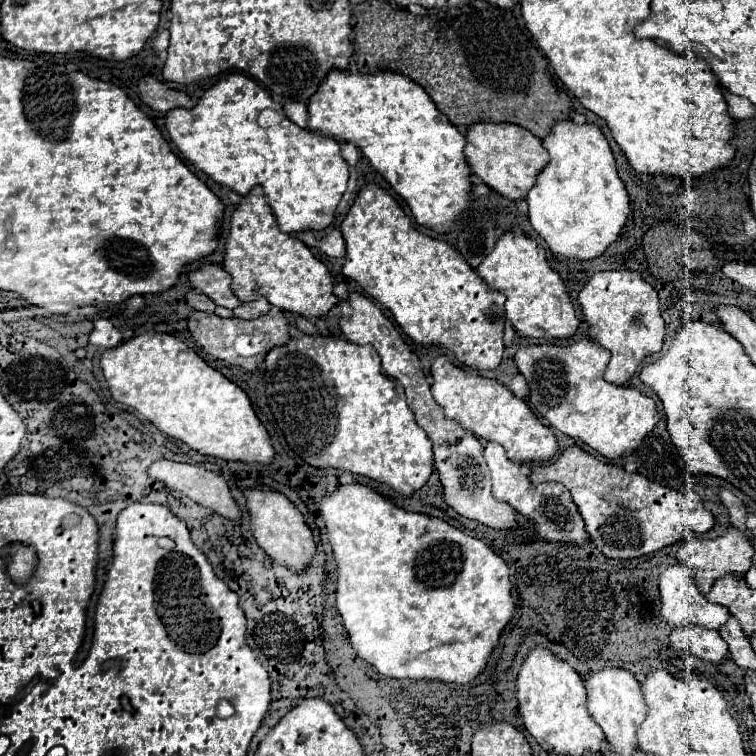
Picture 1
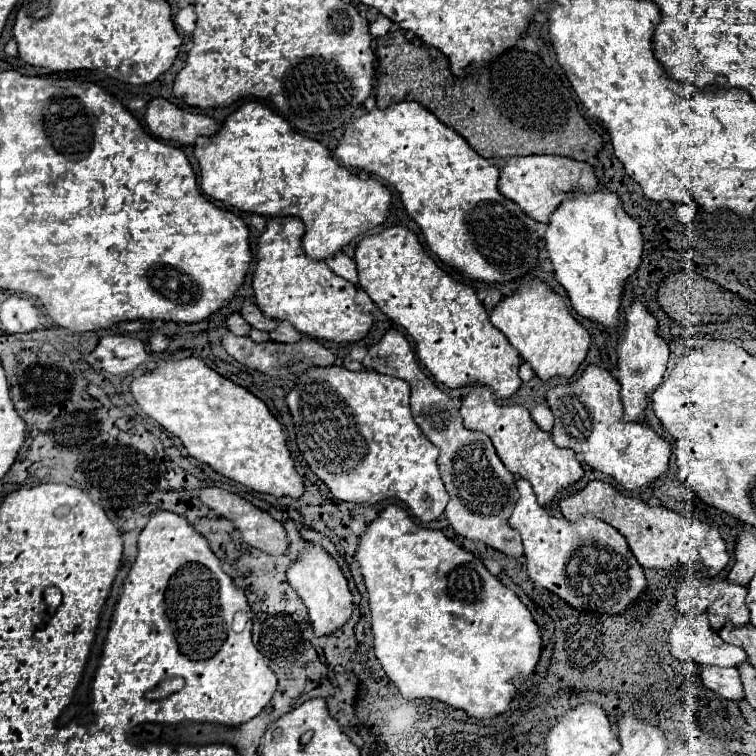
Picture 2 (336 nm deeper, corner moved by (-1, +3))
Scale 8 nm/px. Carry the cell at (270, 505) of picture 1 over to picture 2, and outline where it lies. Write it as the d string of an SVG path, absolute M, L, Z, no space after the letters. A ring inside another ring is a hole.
M304 542L304 544L306 546L300 550L298 558L288 566L286 578L288 578L288 584L300 594L300 598L308 608L314 634L316 636L332 634L352 614L352 594L348 590L348 580L344 578L338 562L320 544L314 544L314 542Z

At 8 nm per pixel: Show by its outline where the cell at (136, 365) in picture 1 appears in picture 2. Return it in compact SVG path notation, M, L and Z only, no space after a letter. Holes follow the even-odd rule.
M190 356L182 360L168 360L160 362L154 370L142 374L140 378L134 378L130 384L130 392L136 400L136 404L154 418L160 426L164 426L168 432L178 436L188 450L188 454L208 466L212 466L218 474L236 480L250 490L272 494L272 496L292 496L298 498L304 492L302 478L294 470L292 456L286 448L286 438L282 434L282 426L278 420L270 414L268 406L250 394L246 388L234 384L232 380L220 376L212 368L208 368L202 360Z

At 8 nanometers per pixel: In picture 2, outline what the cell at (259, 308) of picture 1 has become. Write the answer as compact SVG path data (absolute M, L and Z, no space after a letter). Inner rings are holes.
M280 320L278 328L274 328L268 336L270 340L276 340L276 342L298 342L302 338L302 334L296 332L296 328L286 320Z

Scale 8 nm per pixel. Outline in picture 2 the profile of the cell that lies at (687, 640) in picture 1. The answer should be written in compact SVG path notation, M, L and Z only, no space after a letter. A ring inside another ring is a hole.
M702 666L700 674L706 688L714 690L722 698L728 700L740 700L744 698L740 674L736 668L714 668L714 666Z

